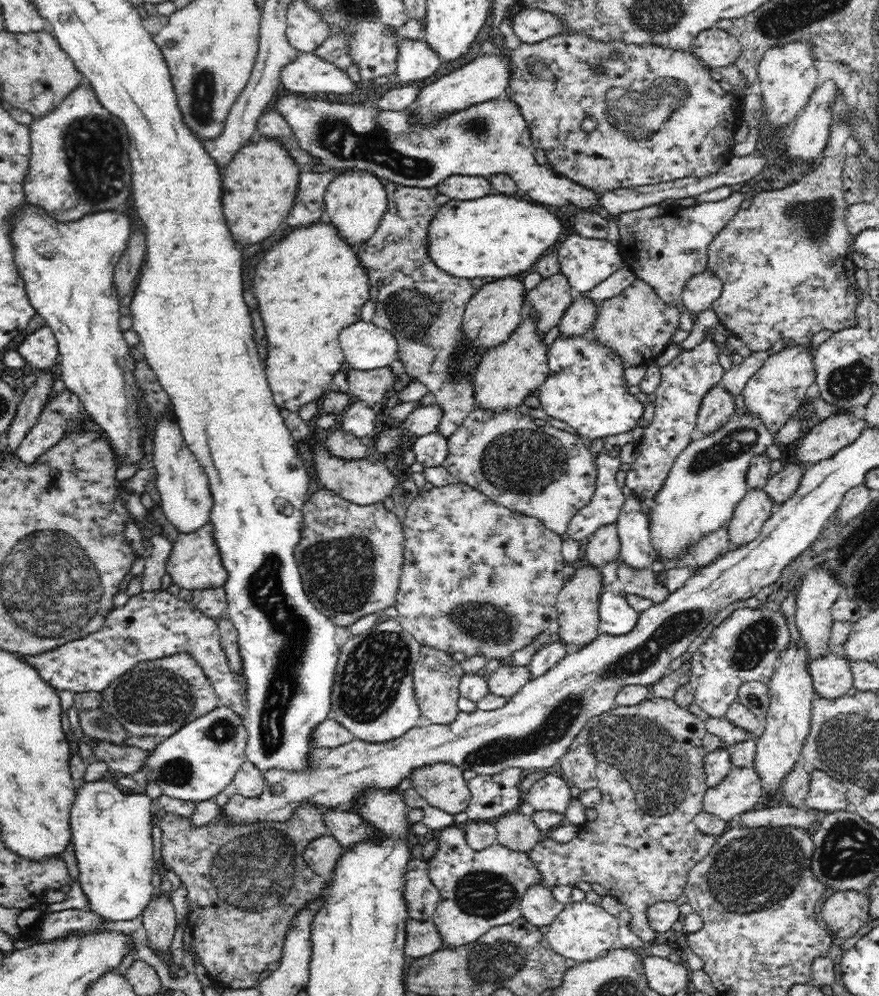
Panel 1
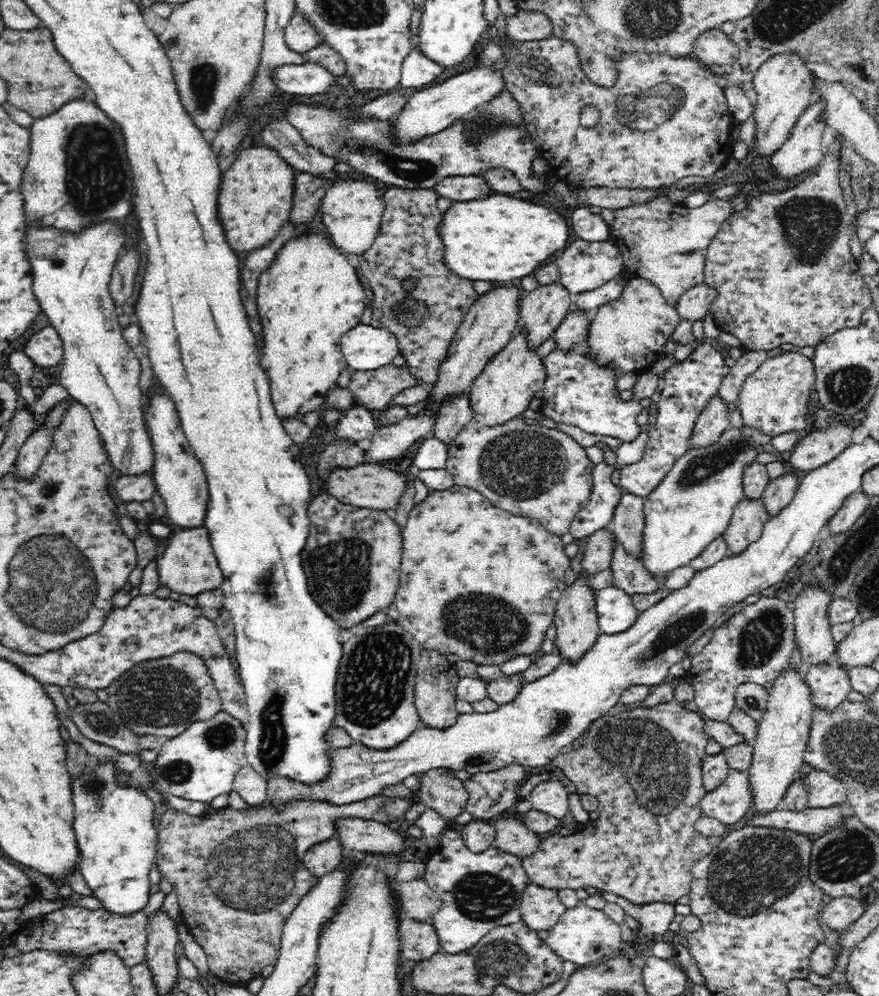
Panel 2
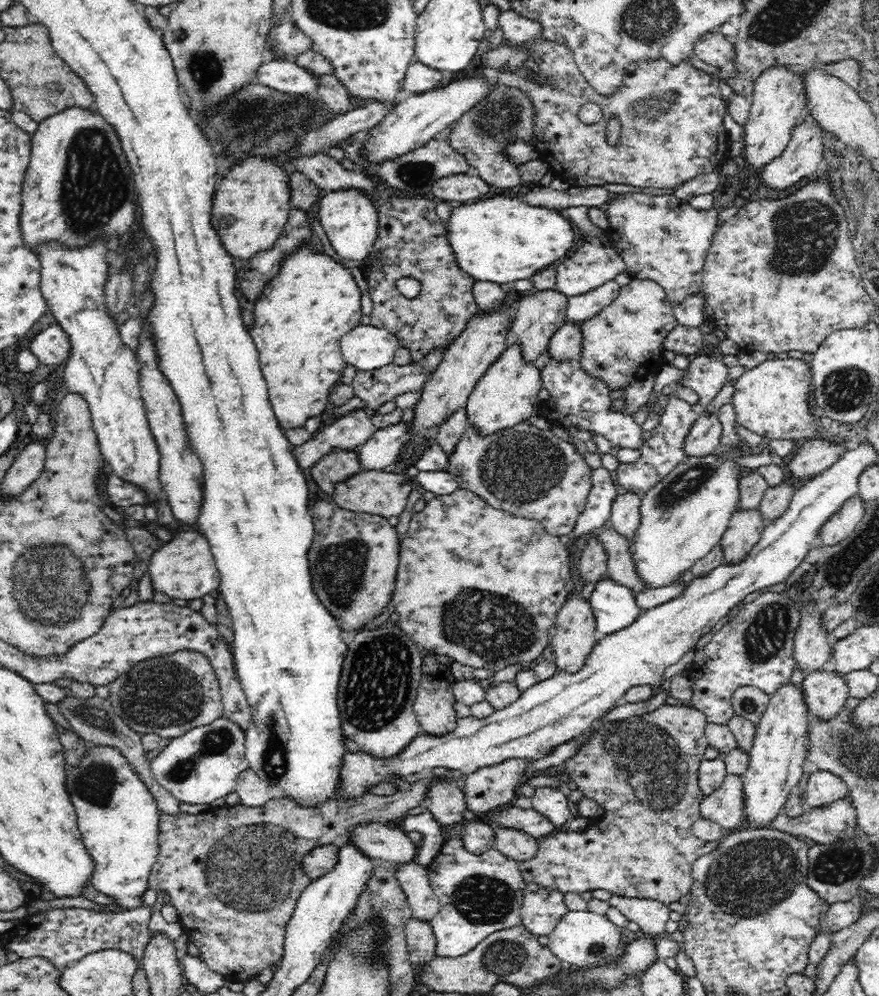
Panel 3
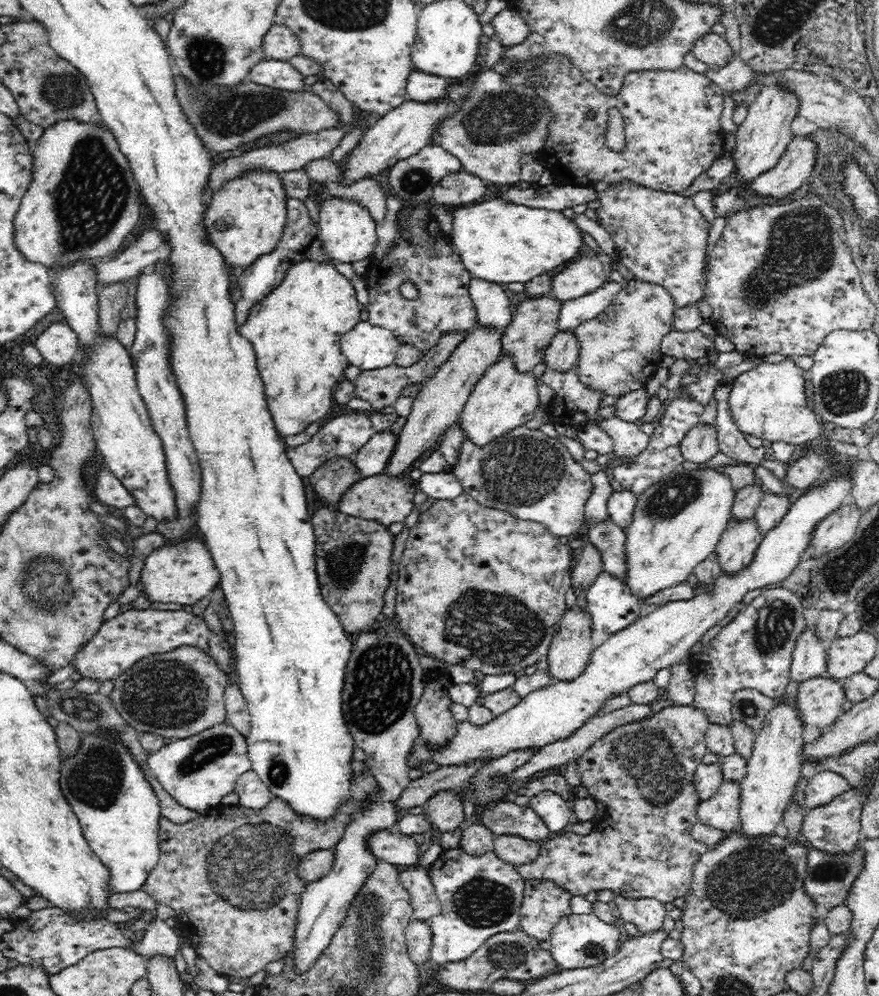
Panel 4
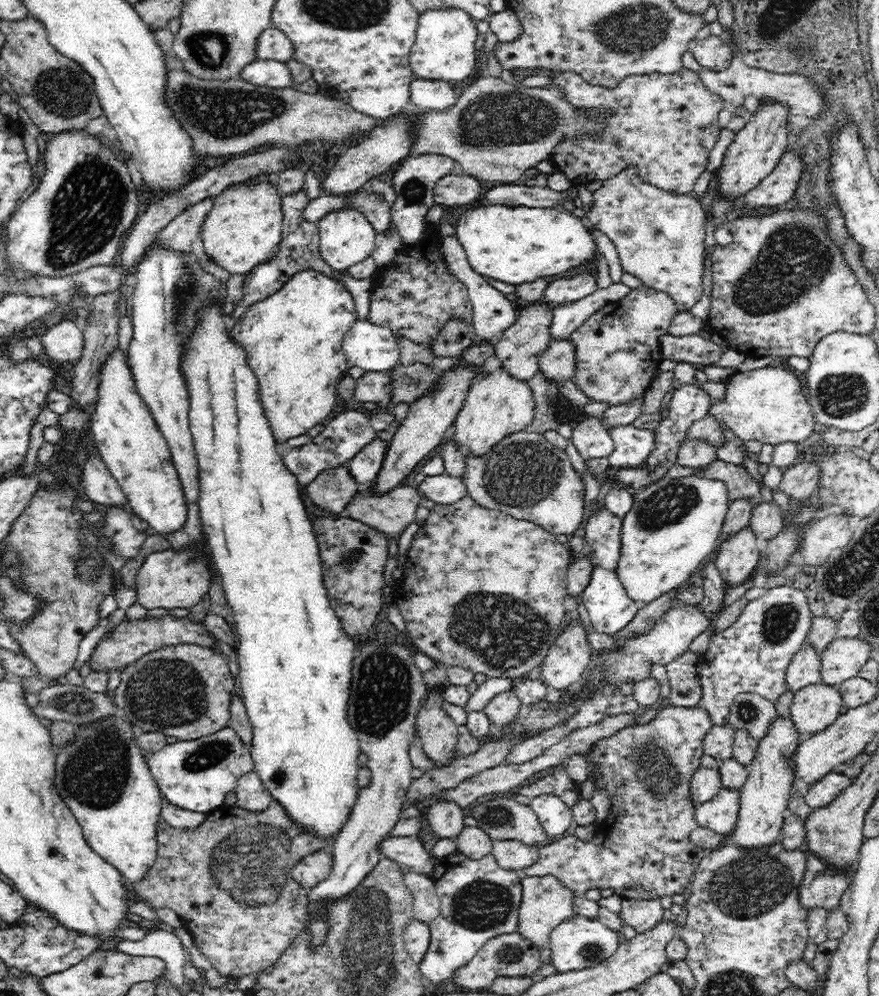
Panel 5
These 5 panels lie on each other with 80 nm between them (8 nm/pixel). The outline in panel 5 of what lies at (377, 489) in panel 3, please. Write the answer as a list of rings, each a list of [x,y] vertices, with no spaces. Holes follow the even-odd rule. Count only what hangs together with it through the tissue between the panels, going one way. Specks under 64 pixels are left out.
[[[369,481],[363,487],[360,487],[356,496],[346,504],[345,514],[348,514],[354,520],[360,520],[364,524],[371,525],[372,528],[378,528],[389,539],[398,538],[414,521],[414,513],[420,506],[422,494],[417,485],[413,483],[397,485],[396,488],[389,489],[388,492],[384,493],[375,492],[374,486],[375,481]]]

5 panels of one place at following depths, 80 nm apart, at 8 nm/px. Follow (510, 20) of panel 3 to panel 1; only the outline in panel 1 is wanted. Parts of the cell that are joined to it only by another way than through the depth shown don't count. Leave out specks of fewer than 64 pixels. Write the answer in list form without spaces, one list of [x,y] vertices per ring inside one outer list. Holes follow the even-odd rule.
[[[536,8],[522,9],[512,18],[514,34],[523,42],[534,44],[564,32],[563,24],[551,12]]]

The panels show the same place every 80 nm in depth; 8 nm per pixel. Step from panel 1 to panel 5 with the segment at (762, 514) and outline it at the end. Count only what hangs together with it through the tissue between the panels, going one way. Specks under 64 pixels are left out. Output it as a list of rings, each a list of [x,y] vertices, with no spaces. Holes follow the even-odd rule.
[[[749,526],[719,541],[715,549],[715,565],[725,586],[748,580],[760,562],[760,540]]]

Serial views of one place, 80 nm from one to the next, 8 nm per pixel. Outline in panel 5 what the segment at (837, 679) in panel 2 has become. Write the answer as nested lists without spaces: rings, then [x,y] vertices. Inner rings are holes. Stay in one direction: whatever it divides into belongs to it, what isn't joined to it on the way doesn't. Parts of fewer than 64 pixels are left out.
[[[806,685],[795,693],[790,717],[799,734],[819,733],[841,715],[842,706],[844,700],[837,686]]]

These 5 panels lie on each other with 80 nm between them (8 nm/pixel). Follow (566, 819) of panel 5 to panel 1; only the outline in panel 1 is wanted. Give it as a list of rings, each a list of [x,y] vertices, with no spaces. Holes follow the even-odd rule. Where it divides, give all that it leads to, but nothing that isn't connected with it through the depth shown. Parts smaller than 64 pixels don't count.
[[[545,774],[532,785],[532,788],[524,794],[524,802],[528,802],[535,811],[550,810],[565,814],[573,794],[570,794],[570,786],[556,775]]]

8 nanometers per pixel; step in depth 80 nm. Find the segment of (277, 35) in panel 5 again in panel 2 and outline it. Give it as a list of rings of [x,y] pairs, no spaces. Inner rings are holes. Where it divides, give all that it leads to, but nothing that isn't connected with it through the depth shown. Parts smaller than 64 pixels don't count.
[[[296,9],[284,29],[284,40],[294,52],[307,53],[323,42],[323,35],[316,25]]]

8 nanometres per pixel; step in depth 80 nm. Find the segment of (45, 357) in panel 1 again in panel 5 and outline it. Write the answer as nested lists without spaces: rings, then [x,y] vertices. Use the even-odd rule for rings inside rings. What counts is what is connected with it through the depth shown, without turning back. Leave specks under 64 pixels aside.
[[[65,320],[52,326],[40,338],[40,343],[44,347],[44,352],[59,363],[77,362],[84,350],[83,340],[83,332],[79,323]]]

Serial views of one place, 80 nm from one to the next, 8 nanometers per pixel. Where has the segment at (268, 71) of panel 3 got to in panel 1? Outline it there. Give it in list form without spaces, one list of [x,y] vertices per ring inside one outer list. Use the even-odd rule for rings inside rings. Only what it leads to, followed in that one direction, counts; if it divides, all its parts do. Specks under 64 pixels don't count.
[[[299,52],[294,62],[281,70],[281,83],[290,92],[333,92],[350,94],[362,84],[354,83],[348,73],[312,53]]]

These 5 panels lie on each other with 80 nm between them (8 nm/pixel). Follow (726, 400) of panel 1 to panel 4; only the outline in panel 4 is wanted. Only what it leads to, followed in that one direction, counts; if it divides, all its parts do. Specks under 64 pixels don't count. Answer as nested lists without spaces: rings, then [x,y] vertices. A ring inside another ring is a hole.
[[[698,424],[686,433],[681,442],[681,453],[686,462],[702,464],[714,458],[718,451],[716,426]]]

